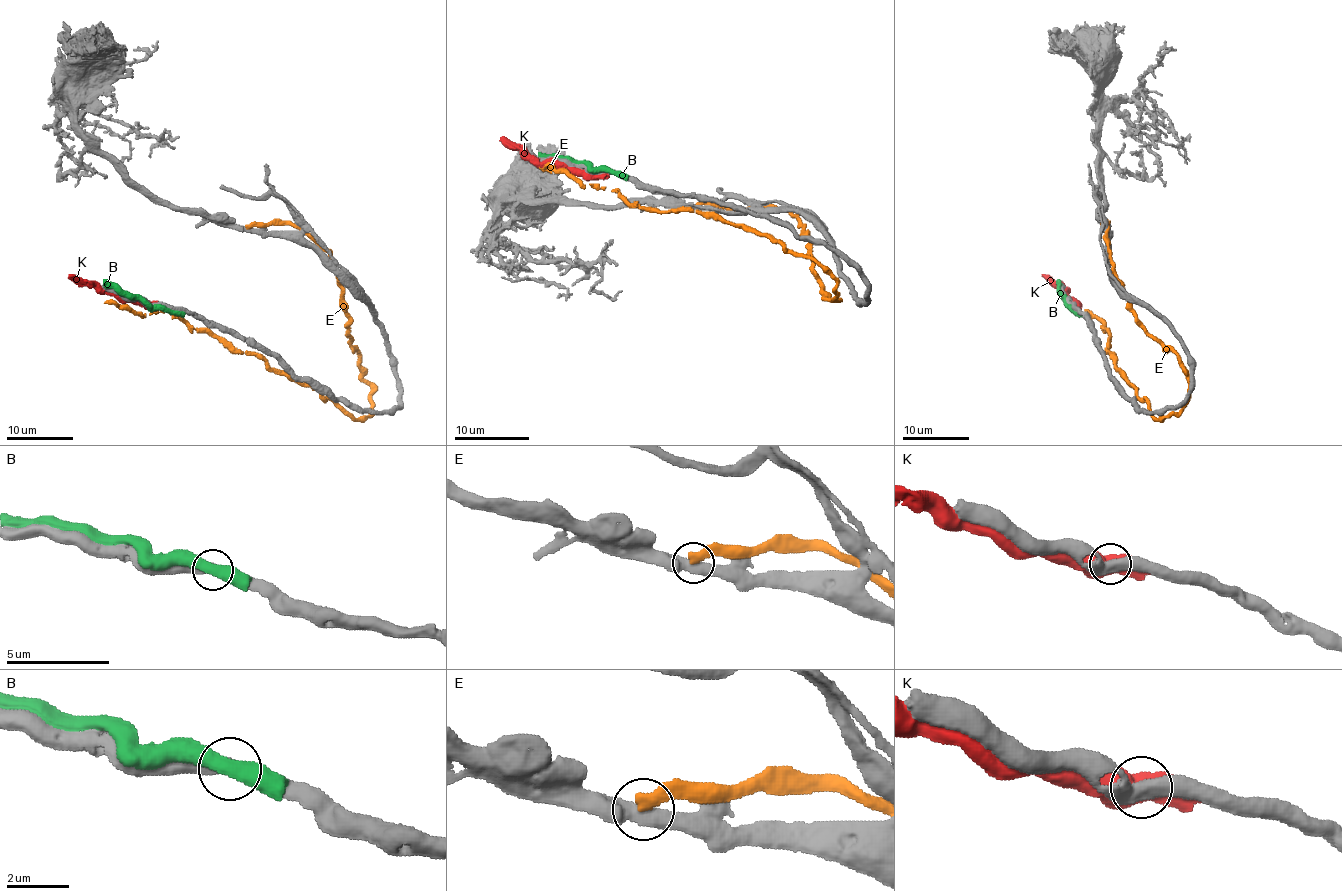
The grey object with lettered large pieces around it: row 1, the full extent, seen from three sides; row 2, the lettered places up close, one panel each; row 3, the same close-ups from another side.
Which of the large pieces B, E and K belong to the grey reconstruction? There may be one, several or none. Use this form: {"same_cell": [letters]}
{"same_cell": []}

